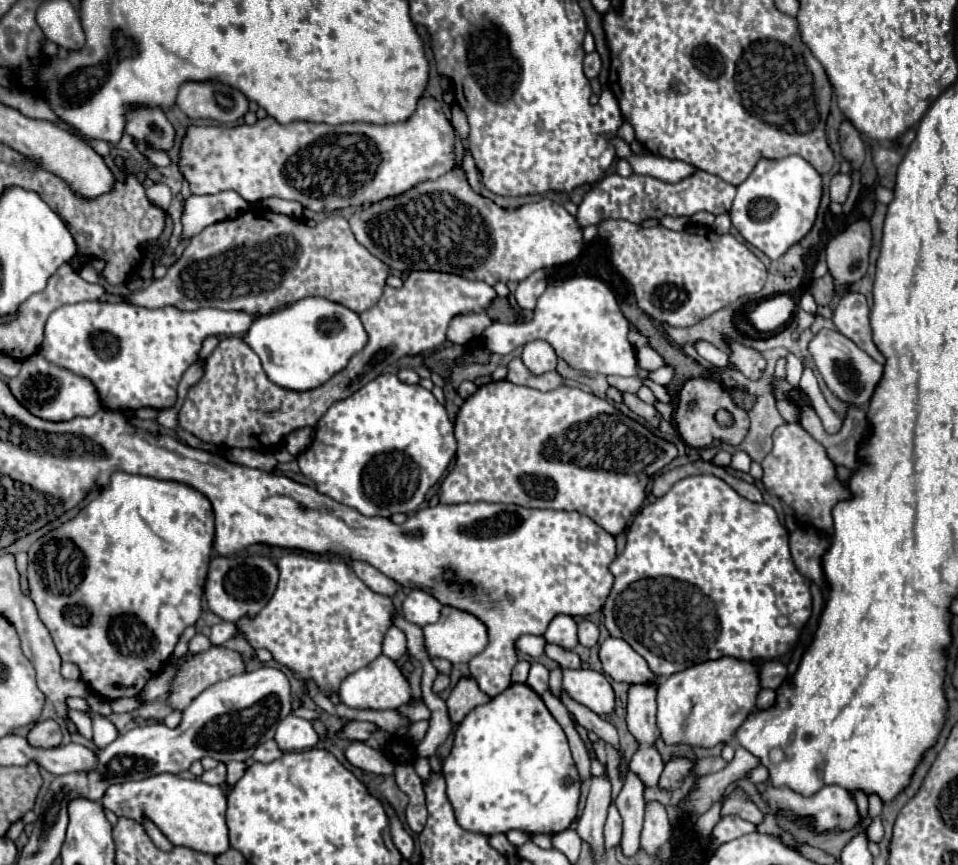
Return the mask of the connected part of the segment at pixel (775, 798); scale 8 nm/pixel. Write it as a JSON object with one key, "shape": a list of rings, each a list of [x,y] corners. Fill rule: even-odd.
{"shape":[[[767,785],[767,791],[763,795],[763,799],[769,803],[769,807],[773,811],[777,809],[791,809],[795,811],[797,815],[801,817],[813,817],[813,823],[815,823],[815,833],[823,833],[823,831],[833,831],[833,829],[841,829],[841,831],[847,831],[847,829],[853,829],[859,821],[857,817],[857,807],[855,807],[855,801],[853,797],[843,789],[843,787],[837,787],[837,785],[827,785],[823,787],[817,795],[813,797],[801,797],[797,793],[793,793],[791,789],[775,789],[771,785]]]}

